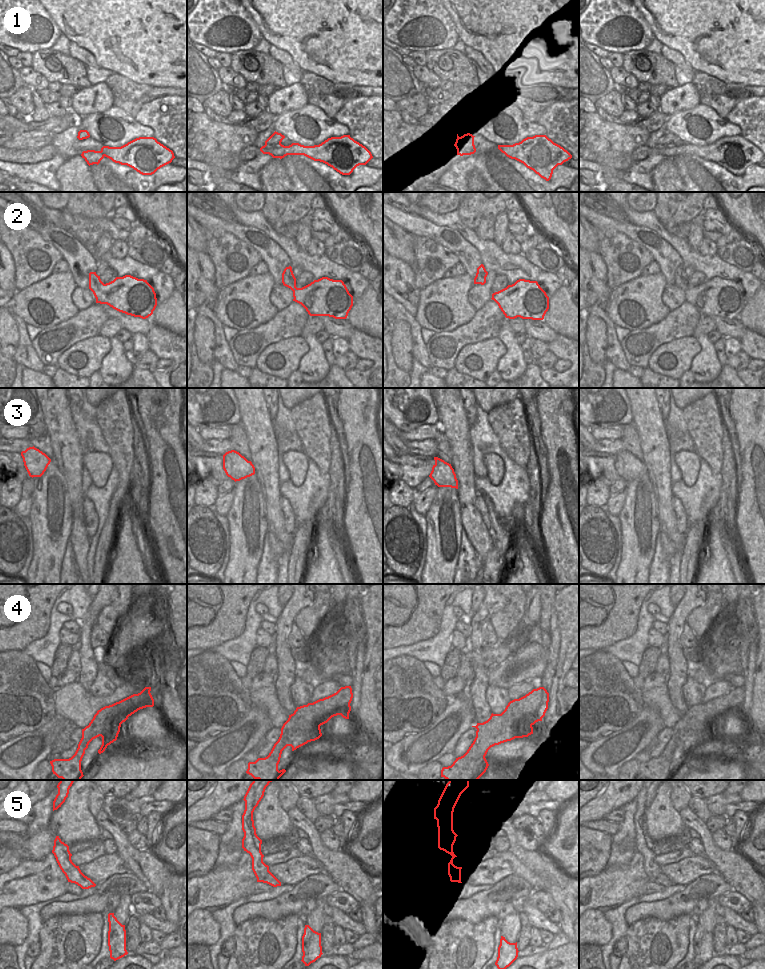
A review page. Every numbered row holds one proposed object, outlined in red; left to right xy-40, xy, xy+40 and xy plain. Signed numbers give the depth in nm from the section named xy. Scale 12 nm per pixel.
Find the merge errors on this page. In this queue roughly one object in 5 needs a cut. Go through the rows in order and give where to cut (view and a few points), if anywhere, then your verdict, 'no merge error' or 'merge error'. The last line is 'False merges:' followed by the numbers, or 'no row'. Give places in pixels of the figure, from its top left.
1: xy (280, 142), (265, 144) | merge error
2: no cut | no merge error
3: no cut | no merge error
4: no cut | no merge error
5: no cut | no merge error
False merges: 1

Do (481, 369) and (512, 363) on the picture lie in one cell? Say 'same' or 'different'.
different

